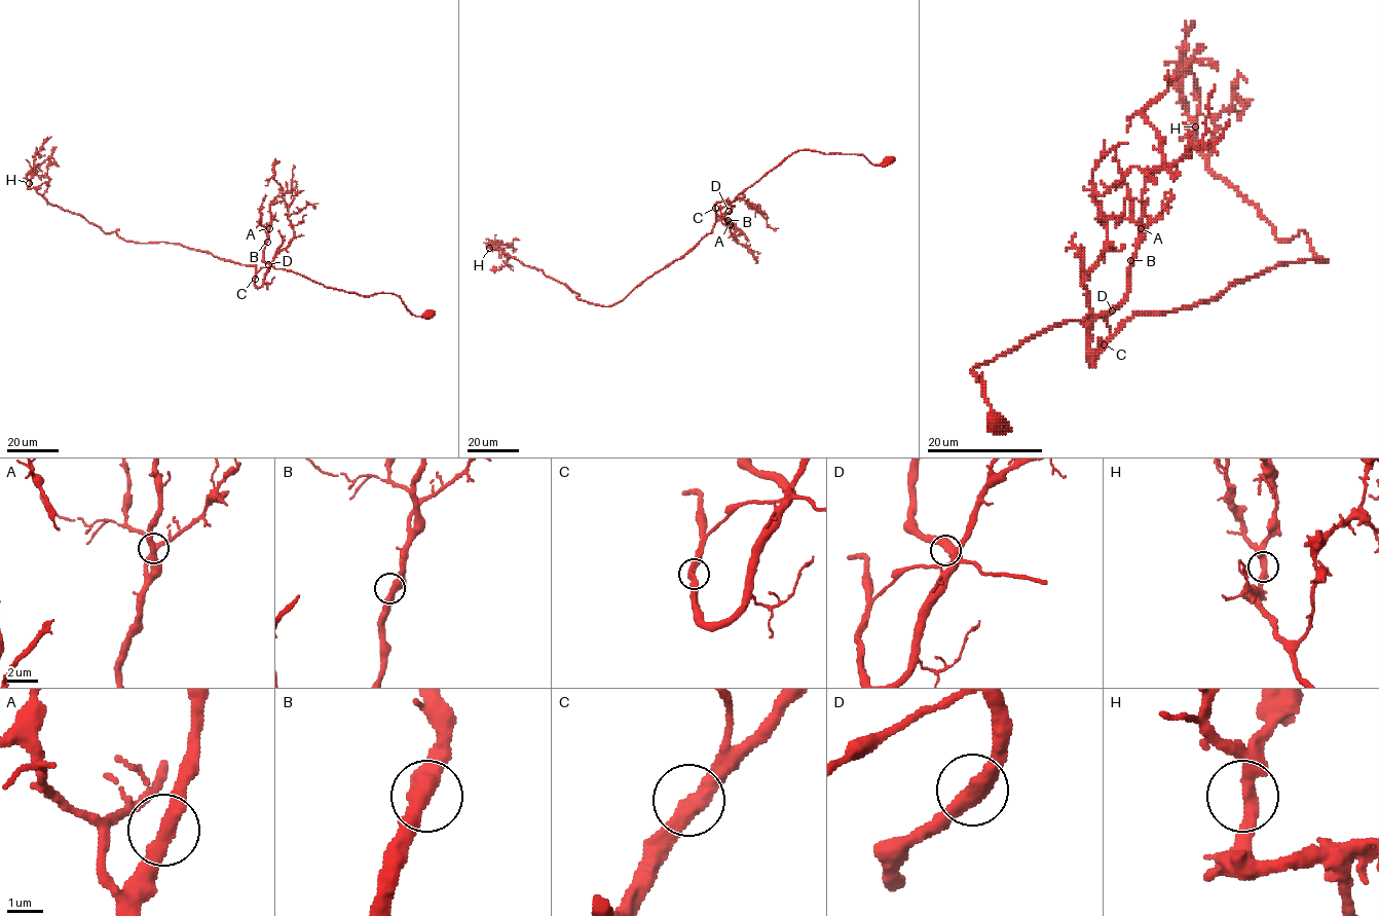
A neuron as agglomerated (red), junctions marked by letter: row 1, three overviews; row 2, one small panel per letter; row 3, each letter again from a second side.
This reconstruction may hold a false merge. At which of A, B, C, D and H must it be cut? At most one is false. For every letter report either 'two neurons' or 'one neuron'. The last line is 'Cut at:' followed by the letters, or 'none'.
A: one neuron
B: one neuron
C: one neuron
D: one neuron
H: one neuron
Cut at: none

